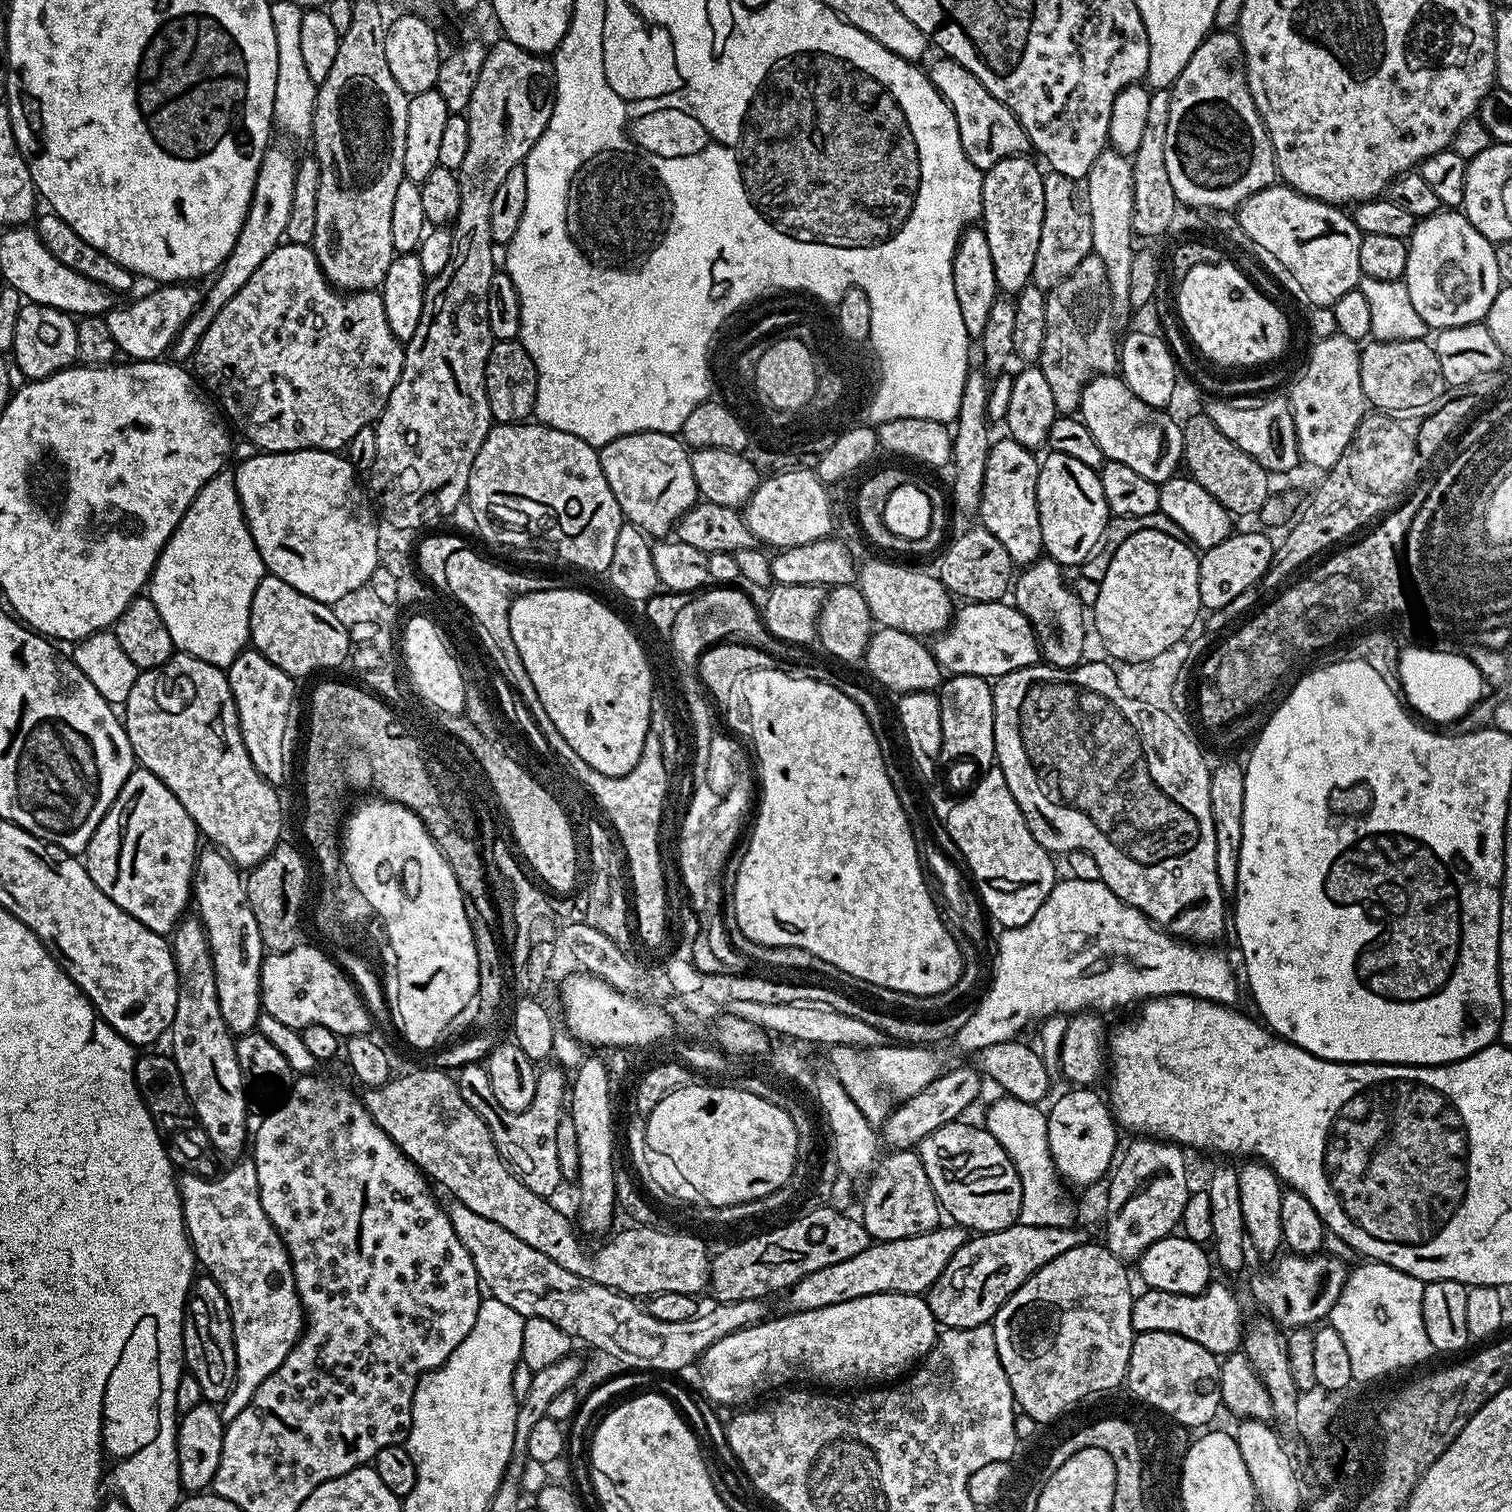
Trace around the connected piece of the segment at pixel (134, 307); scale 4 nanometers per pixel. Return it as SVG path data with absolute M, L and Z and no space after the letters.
M191 283L165 284L153 287L153 292L137 298L133 304L113 306L104 316L106 326L110 326L110 335L114 337L117 349L124 352L129 361L159 360L171 349L182 326L194 314L202 299L199 287Z

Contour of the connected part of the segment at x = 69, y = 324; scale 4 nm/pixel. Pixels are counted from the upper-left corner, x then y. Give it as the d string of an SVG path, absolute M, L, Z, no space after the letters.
M27 302L21 306L18 310L18 323L14 329L14 342L10 349L10 356L15 367L16 364L20 367L24 378L41 380L64 368L73 367L77 363L80 347L76 325L77 321L73 317L57 308Z

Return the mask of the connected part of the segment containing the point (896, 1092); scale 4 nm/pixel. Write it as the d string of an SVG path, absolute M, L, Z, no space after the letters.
M895 1042L863 1050L850 1045L838 1045L828 1052L828 1064L845 1087L846 1094L854 1100L855 1106L876 1126L887 1121L890 1116L888 1100L884 1096L892 1095L896 1102L903 1102L926 1090L926 1086L938 1079L942 1072L936 1052L937 1049L932 1046L909 1046Z

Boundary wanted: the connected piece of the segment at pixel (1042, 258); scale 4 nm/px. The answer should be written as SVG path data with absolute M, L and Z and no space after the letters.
M1051 170L1043 173L1045 184L1045 214L1042 217L1042 232L1035 255L1031 283L1037 284L1044 293L1049 292L1074 270L1082 258L1093 255L1092 219L1088 213L1085 197L1078 189L1077 181Z

